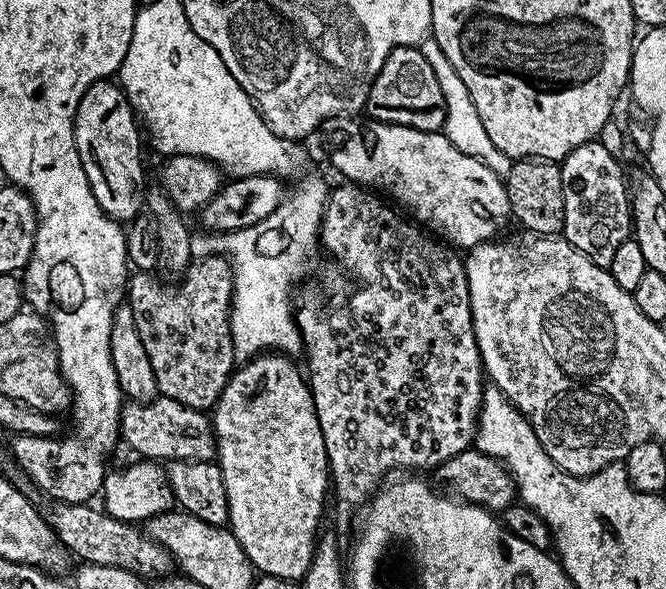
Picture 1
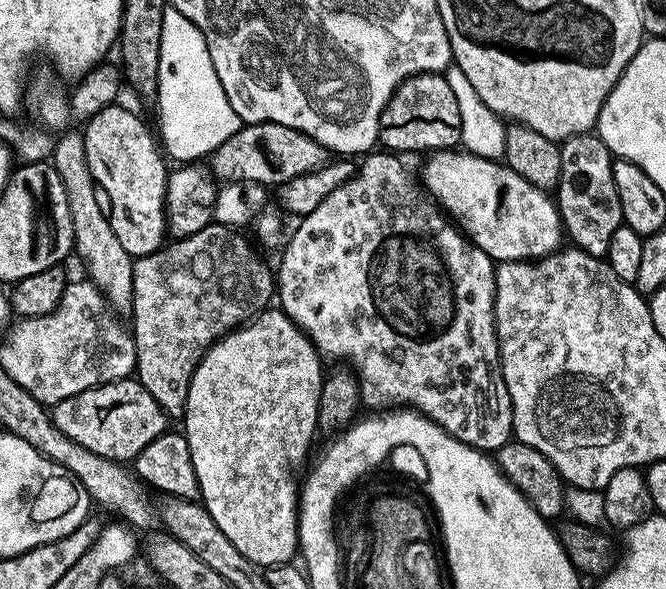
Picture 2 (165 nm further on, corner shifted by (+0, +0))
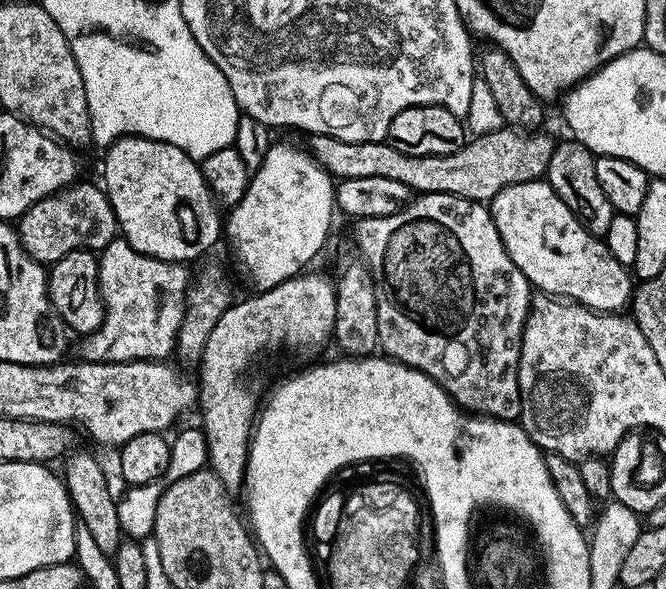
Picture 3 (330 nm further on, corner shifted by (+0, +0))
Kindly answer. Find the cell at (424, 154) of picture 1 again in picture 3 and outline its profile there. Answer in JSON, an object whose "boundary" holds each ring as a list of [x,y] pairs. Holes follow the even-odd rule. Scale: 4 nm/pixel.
{"boundary":[[[543,179],[506,186],[490,201],[492,221],[504,243],[506,254],[526,274],[528,283],[541,293],[584,304],[595,312],[619,313],[629,307],[634,291],[634,280],[629,269],[610,254],[603,239],[597,238],[580,224],[580,219],[558,198],[558,194]]]}

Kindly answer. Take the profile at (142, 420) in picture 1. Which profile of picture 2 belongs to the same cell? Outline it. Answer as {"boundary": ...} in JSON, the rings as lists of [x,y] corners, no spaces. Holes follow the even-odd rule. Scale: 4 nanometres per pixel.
{"boundary":[[[135,378],[82,390],[82,394],[74,394],[54,405],[50,415],[53,426],[66,438],[94,454],[119,462],[135,461],[139,452],[146,450],[146,446],[150,446],[154,438],[170,428],[170,417]]]}

